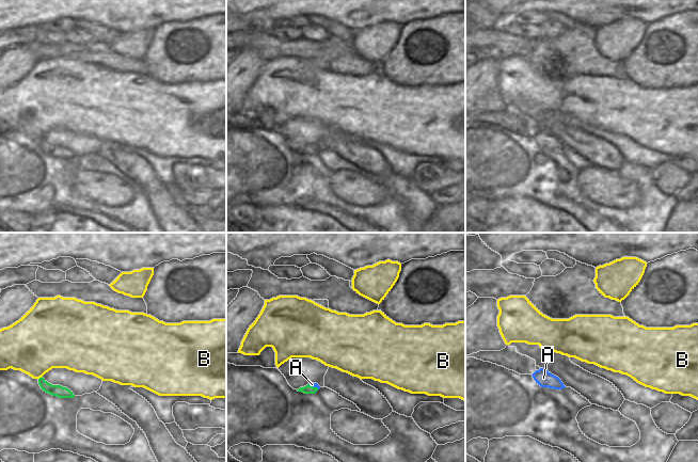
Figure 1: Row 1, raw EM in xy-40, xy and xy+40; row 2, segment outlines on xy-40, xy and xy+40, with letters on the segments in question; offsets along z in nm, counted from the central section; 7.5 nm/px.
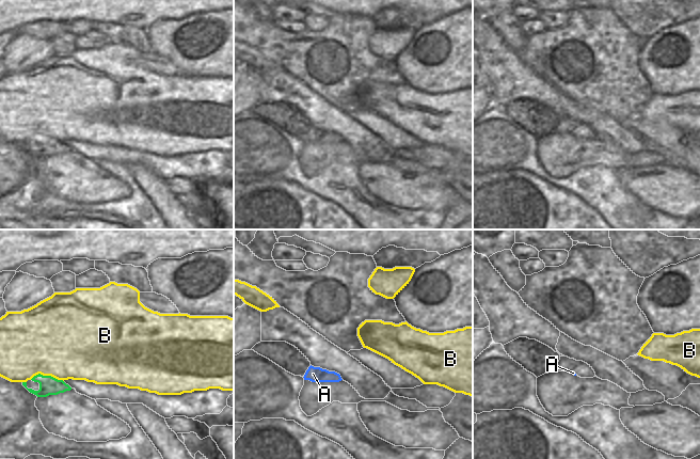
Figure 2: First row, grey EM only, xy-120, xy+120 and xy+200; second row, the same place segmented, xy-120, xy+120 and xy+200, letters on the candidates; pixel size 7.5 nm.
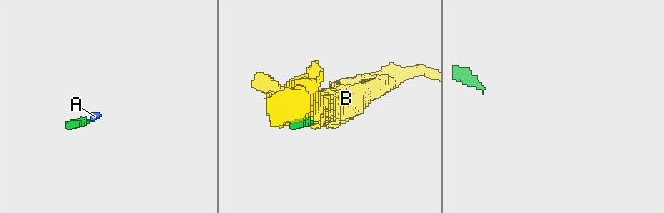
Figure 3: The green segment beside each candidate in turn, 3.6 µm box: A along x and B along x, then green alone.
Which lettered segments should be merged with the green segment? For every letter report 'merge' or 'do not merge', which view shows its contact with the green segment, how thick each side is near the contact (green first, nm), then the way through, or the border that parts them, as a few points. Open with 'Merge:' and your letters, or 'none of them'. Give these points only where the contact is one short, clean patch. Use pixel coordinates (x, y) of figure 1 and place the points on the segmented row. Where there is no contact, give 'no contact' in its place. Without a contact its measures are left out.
Merge: A
A: merge | xy | 60/30 nm | across xy (306, 389), (312, 386), (312, 384)
B: do not merge | xy-40 | 90/420 nm

